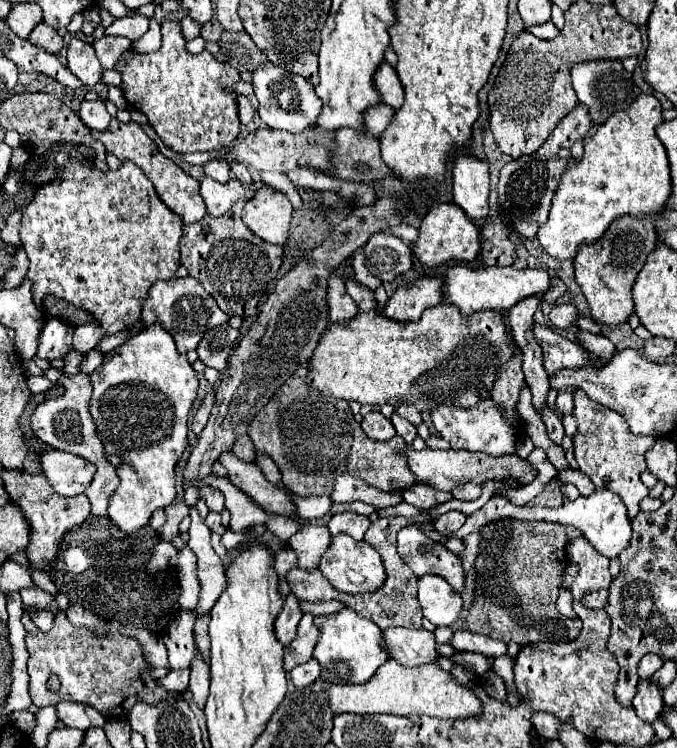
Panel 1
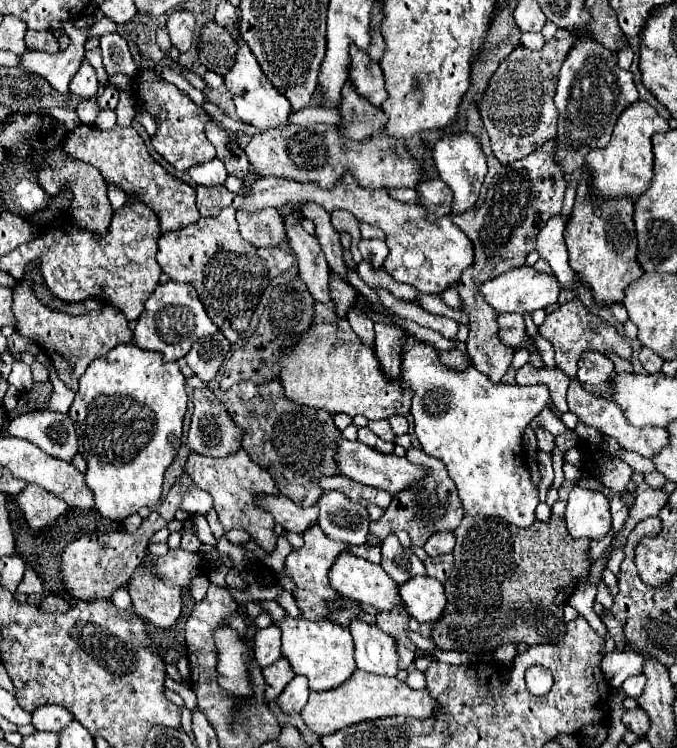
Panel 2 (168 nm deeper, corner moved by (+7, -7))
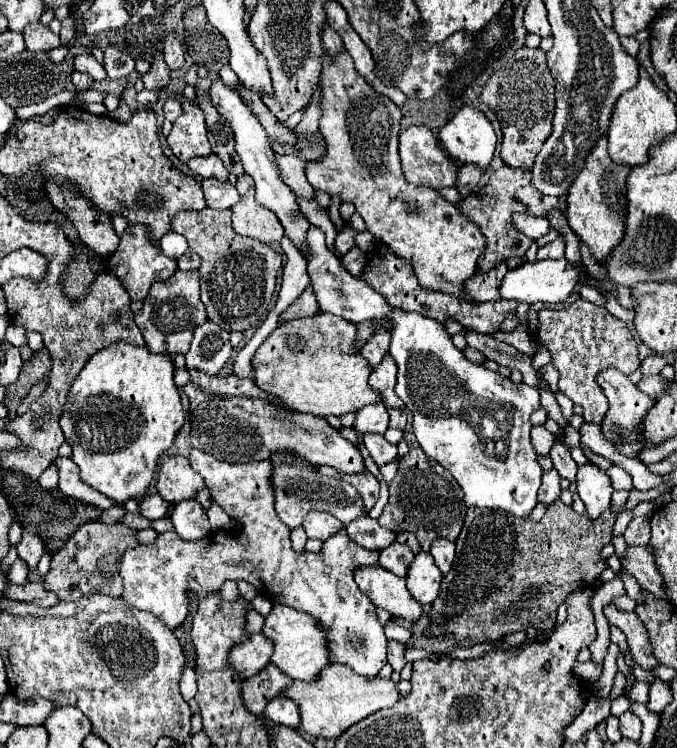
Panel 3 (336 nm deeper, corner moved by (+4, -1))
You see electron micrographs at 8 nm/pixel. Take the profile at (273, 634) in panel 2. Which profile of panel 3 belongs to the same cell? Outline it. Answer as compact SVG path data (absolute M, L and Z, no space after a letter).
M257 633L243 641L243 645L231 649L231 669L235 669L237 677L249 679L269 665L271 649L271 641L267 641L263 633Z

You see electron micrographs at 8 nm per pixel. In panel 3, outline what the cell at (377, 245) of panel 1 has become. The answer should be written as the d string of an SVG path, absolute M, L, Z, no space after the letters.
M345 227L343 231L337 233L333 247L339 253L339 257L343 257L347 251L351 251L355 247L355 235L357 235L357 231L353 227Z

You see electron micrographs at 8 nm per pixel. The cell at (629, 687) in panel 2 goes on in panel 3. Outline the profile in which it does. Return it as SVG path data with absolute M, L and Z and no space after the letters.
M637 681L633 685L633 689L629 691L629 699L635 701L635 703L647 703L647 699L649 699L649 685L643 683L643 681Z

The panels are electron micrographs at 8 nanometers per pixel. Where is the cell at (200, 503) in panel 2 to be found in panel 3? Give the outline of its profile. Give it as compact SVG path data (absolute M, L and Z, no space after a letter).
M163 455L159 459L155 487L157 487L157 493L165 501L177 503L183 499L191 499L197 489L205 487L205 481L203 481L203 477L199 477L197 471L191 469L191 465L185 457Z

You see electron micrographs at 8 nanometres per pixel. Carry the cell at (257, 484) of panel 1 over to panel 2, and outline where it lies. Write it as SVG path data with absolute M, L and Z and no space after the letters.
M256 495L254 503L272 513L274 521L280 523L284 529L294 533L304 533L318 517L316 505L314 507L298 507L286 495Z

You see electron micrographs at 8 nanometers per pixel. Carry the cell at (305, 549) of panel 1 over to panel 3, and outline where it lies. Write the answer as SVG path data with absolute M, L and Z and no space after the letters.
M193 449L189 455L191 467L205 479L205 485L209 487L213 502L220 505L230 518L237 520L243 529L235 533L221 533L215 537L203 537L199 541L183 541L175 531L159 533L157 539L149 545L137 545L133 549L127 549L121 561L121 577L123 577L123 599L141 611L153 613L157 619L161 619L169 629L179 627L189 611L189 593L195 593L199 597L207 597L211 593L217 593L221 585L227 579L233 581L249 581L261 595L271 597L271 601L287 607L295 607L297 611L305 611L313 615L325 629L327 629L327 645L331 645L331 663L349 665L355 673L361 673L365 677L375 677L377 671L387 663L387 637L383 633L383 625L379 623L375 615L375 605L359 591L353 571L363 565L377 565L379 553L367 551L353 543L345 531L333 535L325 541L323 549L319 553L297 553L293 551L289 543L289 529L279 521L275 509L273 509L273 491L271 491L271 463L269 461L257 461L257 463L245 463L245 465L231 465L225 461L217 461L215 457Z

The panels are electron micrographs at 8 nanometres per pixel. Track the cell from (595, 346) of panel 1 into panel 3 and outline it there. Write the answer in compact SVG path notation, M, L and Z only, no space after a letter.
M607 369L607 371L603 371L603 373L597 377L597 383L601 385L603 393L605 393L607 399L609 399L607 417L601 421L601 431L603 431L605 439L607 439L609 443L613 443L613 445L615 445L615 441L631 441L631 443L637 443L637 445L647 447L645 431L643 431L641 427L643 427L643 417L649 413L649 409L655 405L655 401L651 401L651 397L647 397L645 393L641 393L641 391L629 381L629 377L625 377L625 375L619 373L617 369Z

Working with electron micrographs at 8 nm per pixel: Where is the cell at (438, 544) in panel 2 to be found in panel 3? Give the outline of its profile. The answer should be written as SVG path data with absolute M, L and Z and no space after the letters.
M435 539L431 545L431 555L439 571L445 575L451 569L451 563L455 559L455 543L451 543L449 539Z

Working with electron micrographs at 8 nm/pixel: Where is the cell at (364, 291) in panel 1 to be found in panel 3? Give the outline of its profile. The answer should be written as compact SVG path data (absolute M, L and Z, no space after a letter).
M311 285L307 287L307 293L305 295L299 295L281 315L279 319L281 321L289 321L289 319L297 319L297 317L309 317L309 315L315 315L319 313L319 305L315 301L315 295L313 295L313 289Z

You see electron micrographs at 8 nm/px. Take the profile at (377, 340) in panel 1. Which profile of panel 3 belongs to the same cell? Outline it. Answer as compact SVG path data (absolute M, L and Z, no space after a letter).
M327 313L279 323L279 327L263 341L263 345L253 355L253 381L259 389L277 397L287 409L311 413L317 417L329 417L329 415L339 417L345 413L355 413L365 405L379 403L379 395L367 383L371 367L361 355L353 353L355 333L357 331L353 323Z

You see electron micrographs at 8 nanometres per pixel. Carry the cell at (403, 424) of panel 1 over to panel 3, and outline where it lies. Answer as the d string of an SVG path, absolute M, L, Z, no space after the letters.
M383 403L379 405L367 405L359 411L355 411L355 431L359 433L385 433L389 423L389 415Z

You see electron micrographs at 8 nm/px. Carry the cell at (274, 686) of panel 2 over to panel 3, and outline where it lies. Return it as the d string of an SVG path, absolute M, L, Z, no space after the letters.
M269 665L265 669L261 669L257 675L253 675L251 679L243 681L241 685L241 697L243 697L243 705L253 713L253 715L261 715L261 711L265 709L265 705L287 685L291 685L293 679L289 679L287 675L283 675L275 665Z

